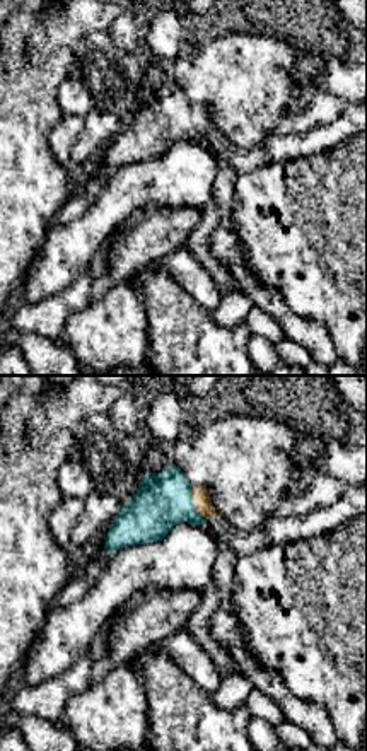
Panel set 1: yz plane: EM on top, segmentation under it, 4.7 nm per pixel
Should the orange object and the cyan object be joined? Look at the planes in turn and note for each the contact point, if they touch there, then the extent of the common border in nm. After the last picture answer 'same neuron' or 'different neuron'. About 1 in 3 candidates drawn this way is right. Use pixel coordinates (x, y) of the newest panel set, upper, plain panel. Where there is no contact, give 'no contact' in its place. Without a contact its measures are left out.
(195, 120) | 160 nm

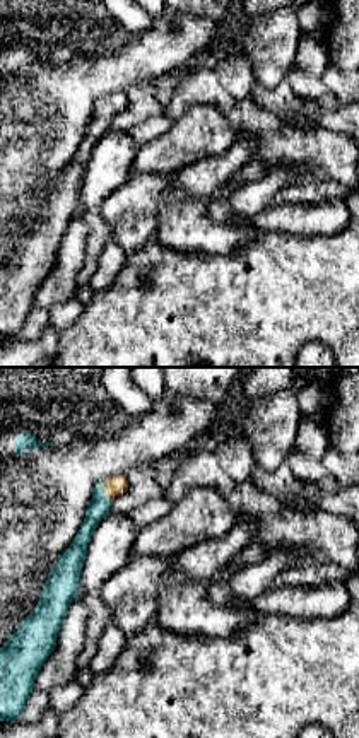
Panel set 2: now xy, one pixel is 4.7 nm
(105, 108) | 120 nm

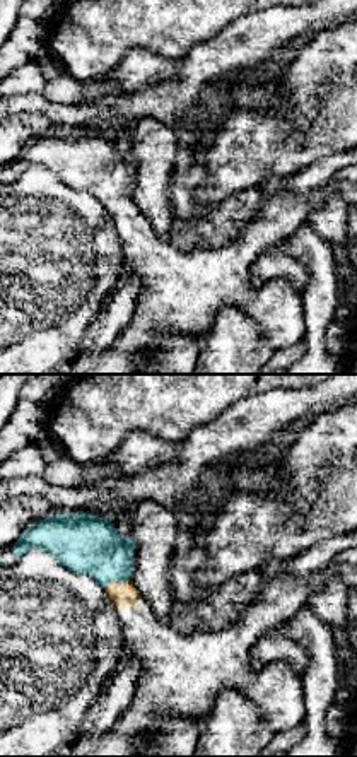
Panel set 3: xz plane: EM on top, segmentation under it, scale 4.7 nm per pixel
(115, 199) | 130 nm

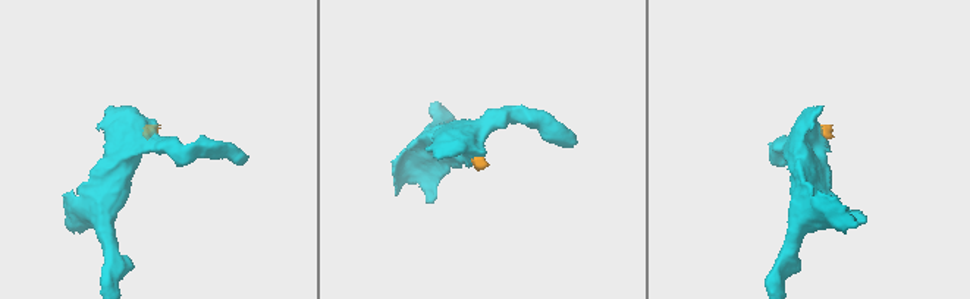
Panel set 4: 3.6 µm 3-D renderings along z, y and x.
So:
same neuron

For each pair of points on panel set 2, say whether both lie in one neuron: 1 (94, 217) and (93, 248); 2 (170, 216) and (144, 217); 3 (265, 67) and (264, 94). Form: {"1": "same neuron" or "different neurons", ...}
{"1": "same neuron", "2": "different neurons", "3": "different neurons"}

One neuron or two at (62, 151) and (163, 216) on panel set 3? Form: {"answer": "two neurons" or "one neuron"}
{"answer": "two neurons"}

